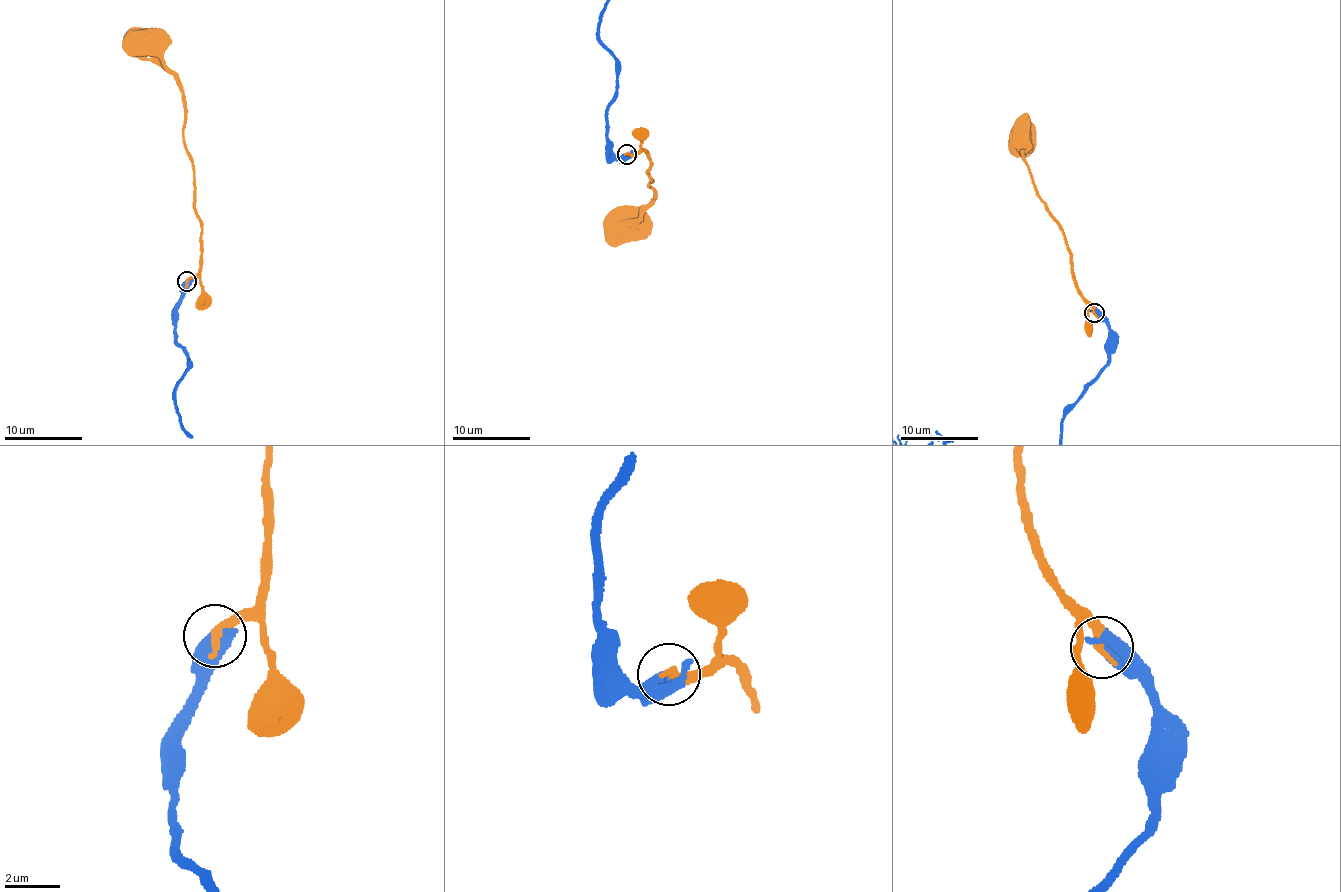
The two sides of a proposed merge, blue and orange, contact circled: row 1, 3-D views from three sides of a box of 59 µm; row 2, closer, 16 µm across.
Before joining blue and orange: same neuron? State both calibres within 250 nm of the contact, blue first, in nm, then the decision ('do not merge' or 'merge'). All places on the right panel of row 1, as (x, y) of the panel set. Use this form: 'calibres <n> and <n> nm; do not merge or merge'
calibres 380 and 320 nm; merge

